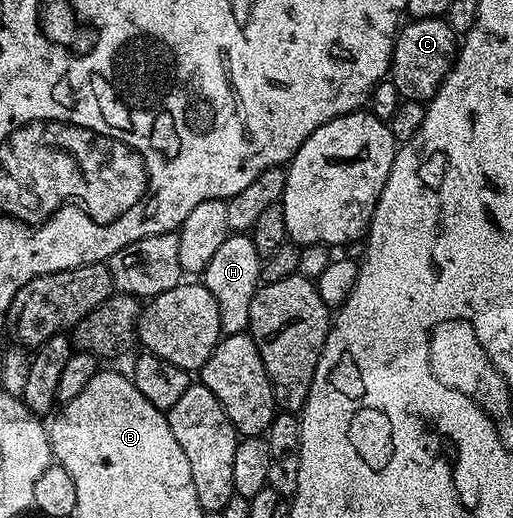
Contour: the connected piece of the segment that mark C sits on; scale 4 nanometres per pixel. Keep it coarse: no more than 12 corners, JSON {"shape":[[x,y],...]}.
{"shape":[[408,19],[391,48],[402,99],[429,102],[451,73],[457,33]]}

